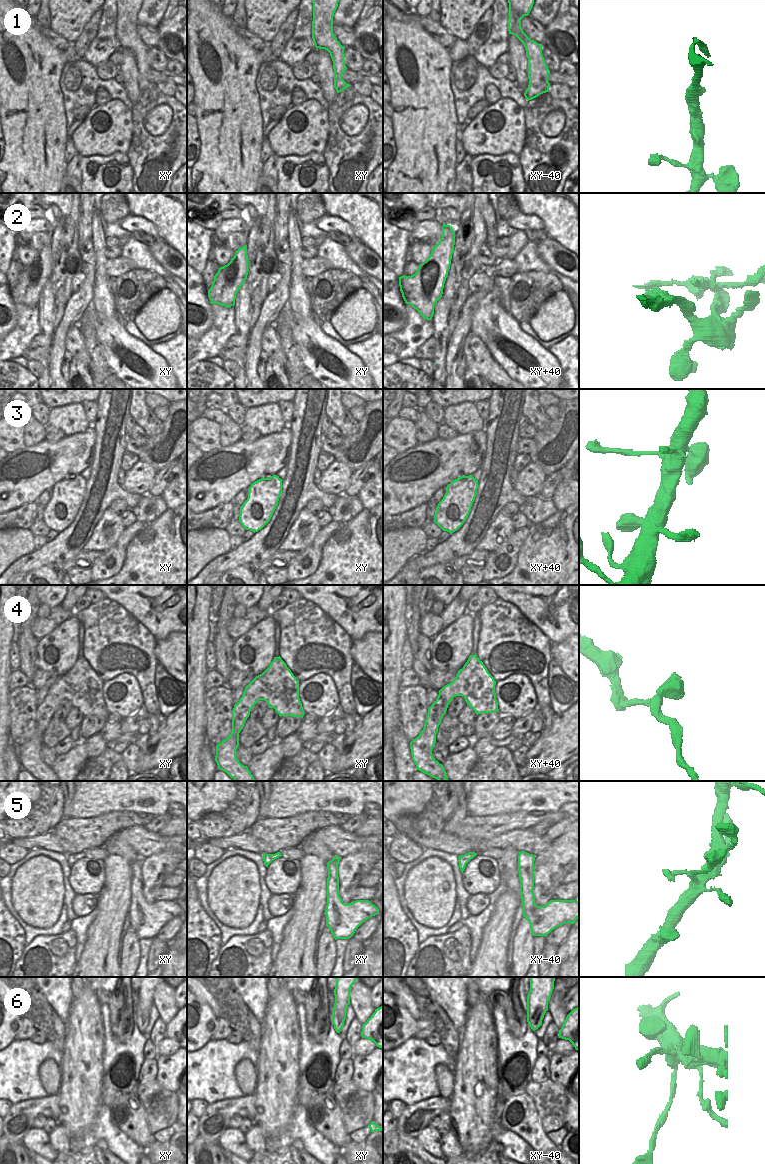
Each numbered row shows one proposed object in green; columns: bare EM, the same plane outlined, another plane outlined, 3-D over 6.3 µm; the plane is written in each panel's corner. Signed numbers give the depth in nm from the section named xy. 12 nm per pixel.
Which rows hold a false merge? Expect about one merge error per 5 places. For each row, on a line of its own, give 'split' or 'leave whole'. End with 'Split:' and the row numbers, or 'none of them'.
1: leave whole
2: split
3: leave whole
4: leave whole
5: leave whole
6: leave whole
Split: 2

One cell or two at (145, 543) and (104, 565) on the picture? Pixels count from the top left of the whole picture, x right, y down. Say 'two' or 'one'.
two

